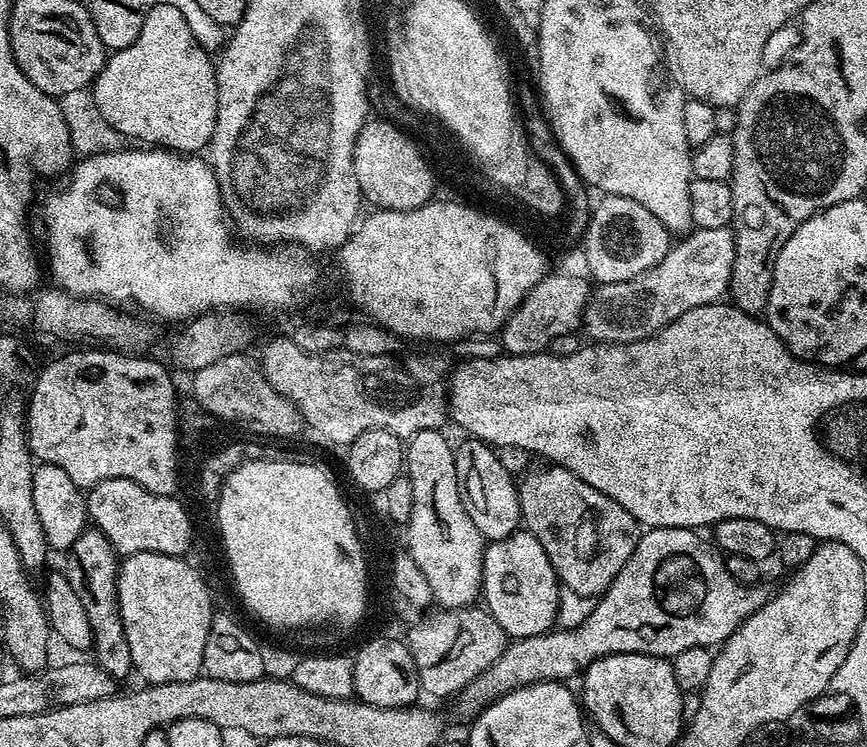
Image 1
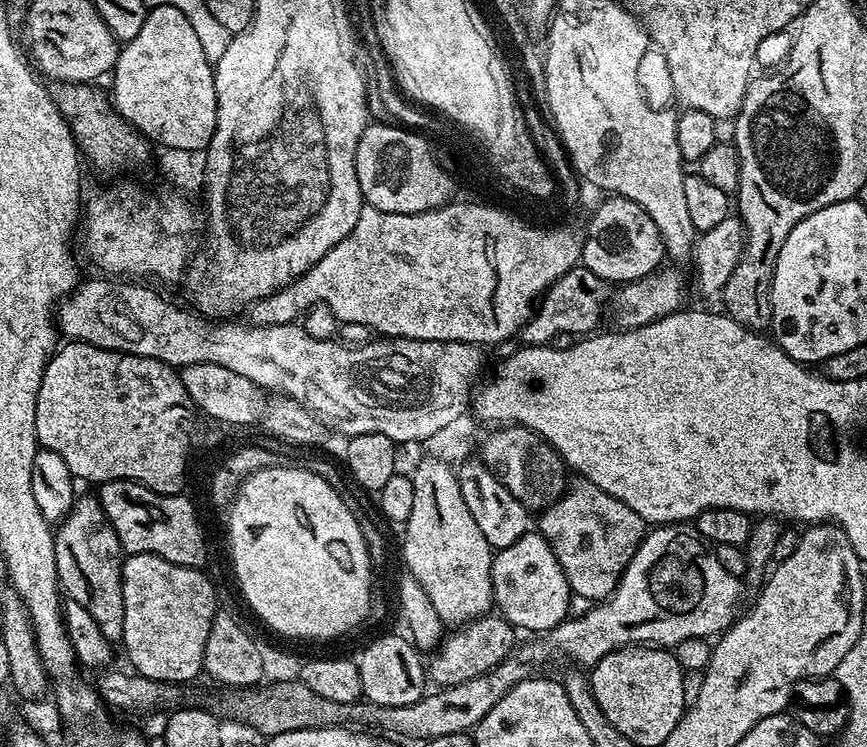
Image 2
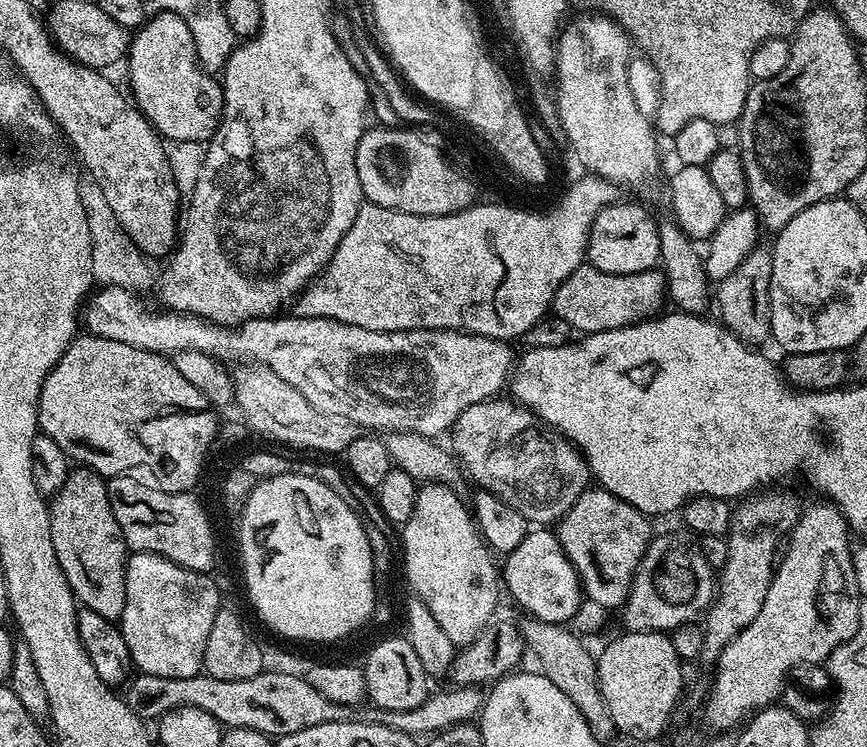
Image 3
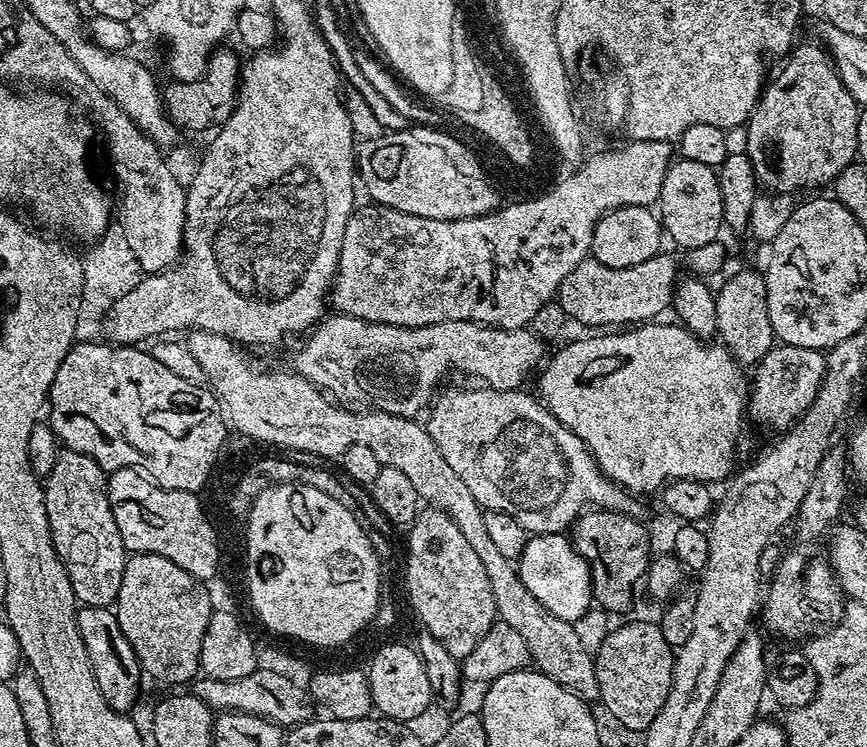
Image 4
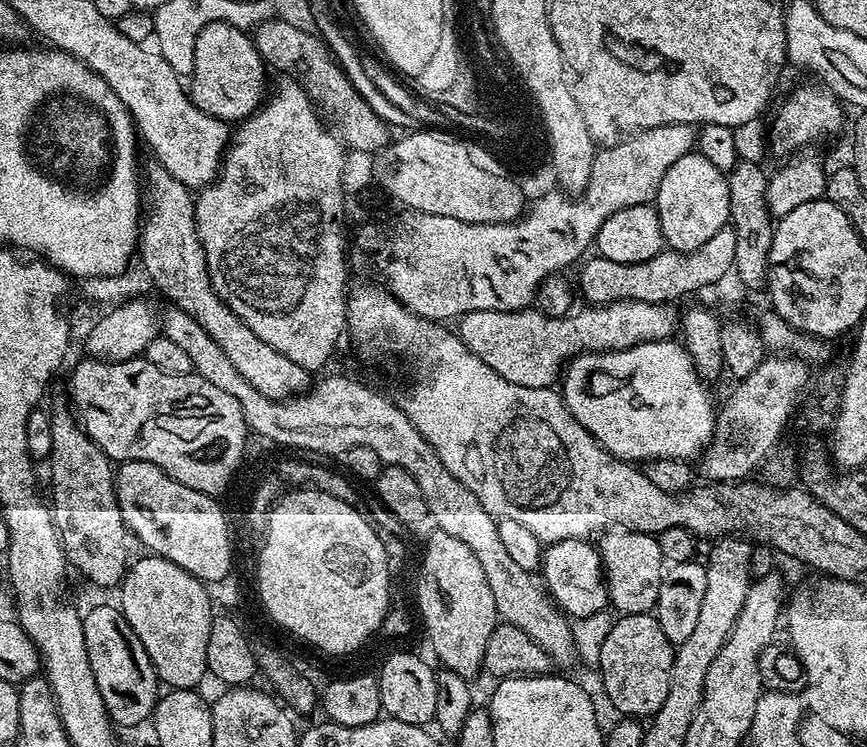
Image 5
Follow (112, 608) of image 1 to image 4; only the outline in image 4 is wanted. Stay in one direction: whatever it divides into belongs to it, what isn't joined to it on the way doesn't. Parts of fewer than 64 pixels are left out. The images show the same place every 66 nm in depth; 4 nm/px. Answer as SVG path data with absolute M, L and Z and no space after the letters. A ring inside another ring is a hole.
M62 450L43 486L52 541L68 571L77 601L89 608L112 608L118 590L122 590L126 549L110 506L108 476L94 458L81 452Z

